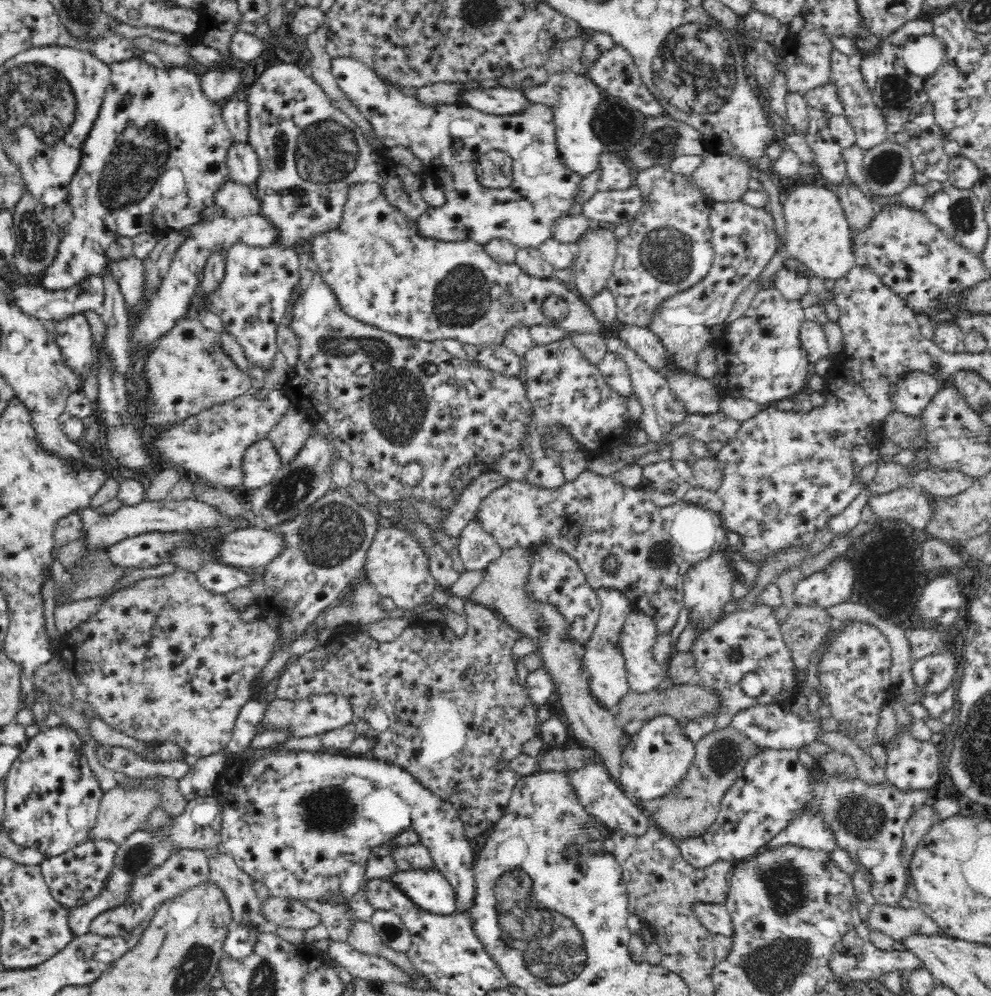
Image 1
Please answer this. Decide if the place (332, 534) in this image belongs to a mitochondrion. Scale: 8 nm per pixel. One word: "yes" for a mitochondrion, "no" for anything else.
yes

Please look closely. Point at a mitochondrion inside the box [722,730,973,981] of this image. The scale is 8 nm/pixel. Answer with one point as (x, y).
(786, 883)

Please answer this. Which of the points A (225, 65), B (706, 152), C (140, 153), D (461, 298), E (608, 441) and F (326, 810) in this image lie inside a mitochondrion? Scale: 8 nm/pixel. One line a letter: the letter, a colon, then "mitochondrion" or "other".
A: other
B: other
C: mitochondrion
D: mitochondrion
E: other
F: mitochondrion

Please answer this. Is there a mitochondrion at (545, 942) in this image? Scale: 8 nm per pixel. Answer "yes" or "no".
yes

